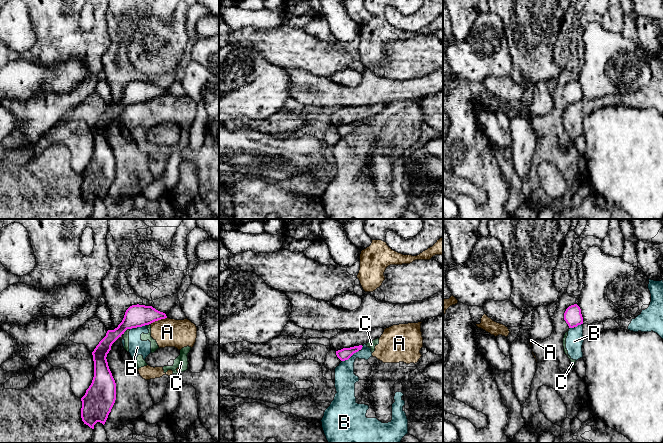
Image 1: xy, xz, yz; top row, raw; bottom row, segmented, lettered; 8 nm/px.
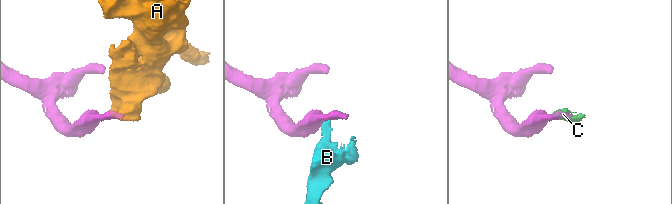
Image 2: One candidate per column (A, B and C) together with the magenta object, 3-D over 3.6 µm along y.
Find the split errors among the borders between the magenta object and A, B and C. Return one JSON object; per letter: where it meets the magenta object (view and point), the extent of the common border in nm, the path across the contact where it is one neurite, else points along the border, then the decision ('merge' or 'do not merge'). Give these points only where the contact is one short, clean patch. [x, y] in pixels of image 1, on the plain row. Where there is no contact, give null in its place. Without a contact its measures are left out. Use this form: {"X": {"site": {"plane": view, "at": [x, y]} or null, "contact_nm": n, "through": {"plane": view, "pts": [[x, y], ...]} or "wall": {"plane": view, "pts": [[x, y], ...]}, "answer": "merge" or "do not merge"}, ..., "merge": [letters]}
{"A": {"site": {"plane": "xy", "at": [158, 95]}, "contact_nm": 150, "wall": {"plane": "xy", "pts": [[166, 93], [155, 96], [150, 100]]}, "answer": "do not merge"}, "B": {"site": {"plane": "xz", "at": [350, 132]}, "contact_nm": 160, "wall": {"plane": "xz", "pts": [[358, 126], [342, 137]]}, "answer": "do not merge"}, "C": {"site": {"plane": "xy", "at": [126, 105]}, "contact_nm": 70, "wall": {"plane": "xy", "pts": [[129, 104], [123, 109]]}, "answer": "do not merge"}, "merge": []}

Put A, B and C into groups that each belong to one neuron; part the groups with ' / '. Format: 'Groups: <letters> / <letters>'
Groups: A B C

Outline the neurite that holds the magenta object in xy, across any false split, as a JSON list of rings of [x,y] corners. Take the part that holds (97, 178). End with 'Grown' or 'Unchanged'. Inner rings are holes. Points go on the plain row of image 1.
[[[180,76],[167,89],[160,88],[152,82],[132,81],[126,86],[124,94],[118,103],[107,107],[106,112],[92,128],[94,153],[85,171],[81,174],[81,194],[84,200],[92,205],[94,205],[94,201],[97,198],[104,201],[115,179],[116,159],[106,135],[112,120],[127,105],[149,101],[165,94],[175,96],[184,96],[187,94],[181,85]]]. Grown

